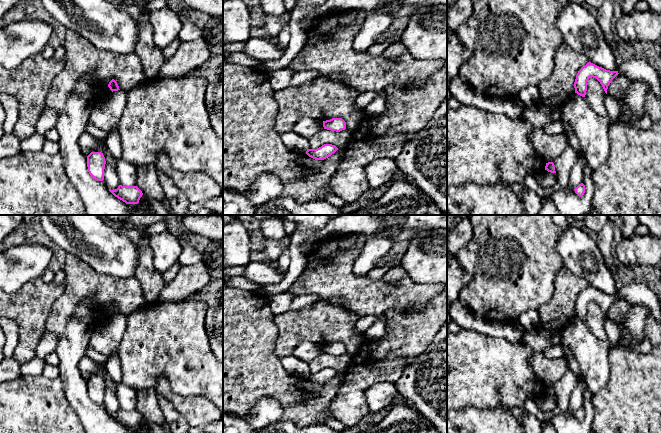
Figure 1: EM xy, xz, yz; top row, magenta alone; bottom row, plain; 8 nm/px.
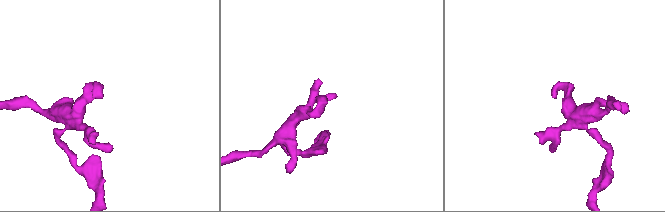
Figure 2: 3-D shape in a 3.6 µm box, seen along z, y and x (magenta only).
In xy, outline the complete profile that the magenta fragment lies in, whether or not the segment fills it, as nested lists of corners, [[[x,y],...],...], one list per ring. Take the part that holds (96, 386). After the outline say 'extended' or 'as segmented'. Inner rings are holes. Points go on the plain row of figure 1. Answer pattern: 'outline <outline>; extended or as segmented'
outline [[[91,376],[87,380],[89,398],[97,405],[104,404],[105,381],[101,376]]]; as segmented

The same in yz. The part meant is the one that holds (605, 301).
outline [[[562,266],[555,276],[552,299],[537,309],[540,319],[538,327],[551,333],[561,333],[575,317],[585,321],[587,306],[592,301],[600,306],[607,318],[608,310],[618,298],[618,295],[606,294],[591,287],[585,279],[573,275],[567,268]]]; extended

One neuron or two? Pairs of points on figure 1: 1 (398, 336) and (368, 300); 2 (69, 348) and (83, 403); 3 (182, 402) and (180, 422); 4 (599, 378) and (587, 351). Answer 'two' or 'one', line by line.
1: two
2: one
3: two
4: one

